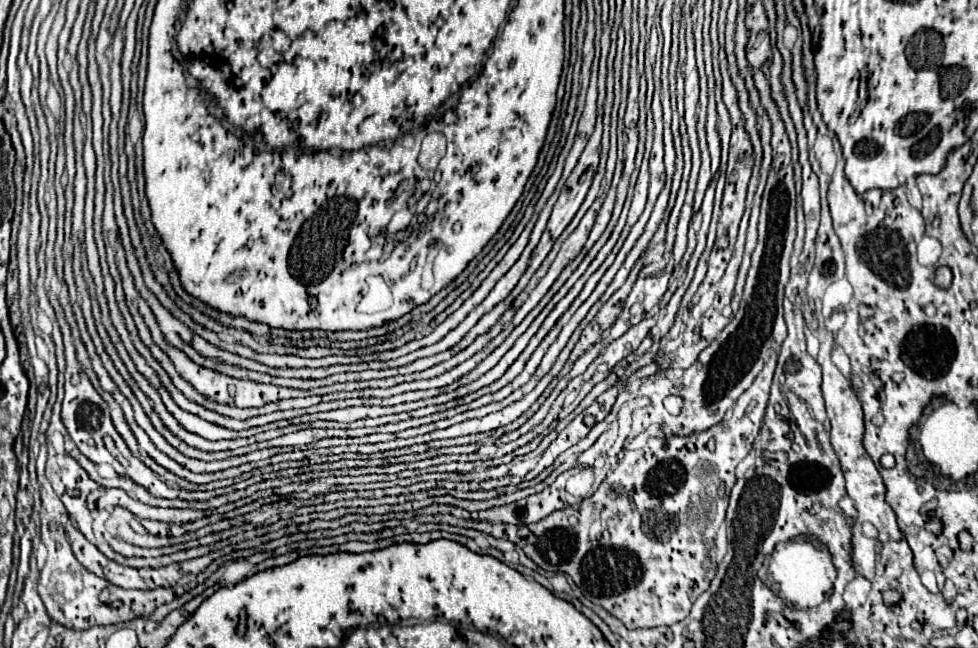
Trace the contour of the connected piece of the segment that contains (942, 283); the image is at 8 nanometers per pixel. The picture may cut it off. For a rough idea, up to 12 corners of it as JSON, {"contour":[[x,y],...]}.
{"contour":[[939,266],[935,272],[935,284],[947,288],[951,284],[951,270]]}

